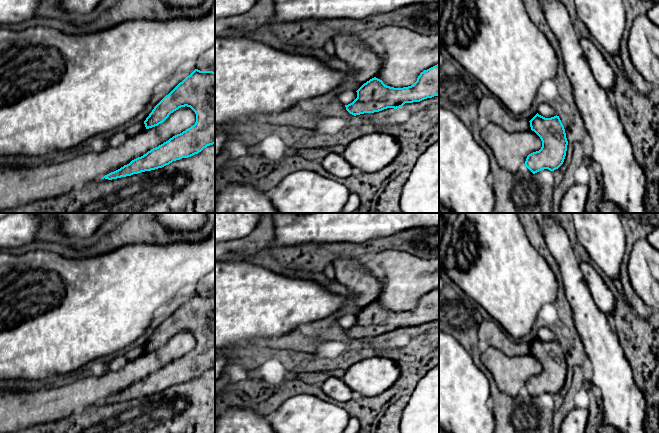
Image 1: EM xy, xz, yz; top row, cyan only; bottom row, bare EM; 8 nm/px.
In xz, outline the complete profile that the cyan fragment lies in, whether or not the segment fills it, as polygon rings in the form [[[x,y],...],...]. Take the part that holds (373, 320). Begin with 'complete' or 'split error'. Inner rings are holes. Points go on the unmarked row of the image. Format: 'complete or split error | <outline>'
split error | [[[337,258],[334,263],[335,279],[349,291],[350,300],[363,309],[356,315],[357,322],[345,329],[356,340],[379,336],[387,332],[400,332],[405,327],[420,326],[439,320],[439,288],[420,297],[417,305],[408,311],[394,312],[376,302],[381,282],[364,270],[362,259]]]

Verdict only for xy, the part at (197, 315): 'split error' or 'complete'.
split error

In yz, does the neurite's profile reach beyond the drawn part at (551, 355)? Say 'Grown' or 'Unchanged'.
Grown

